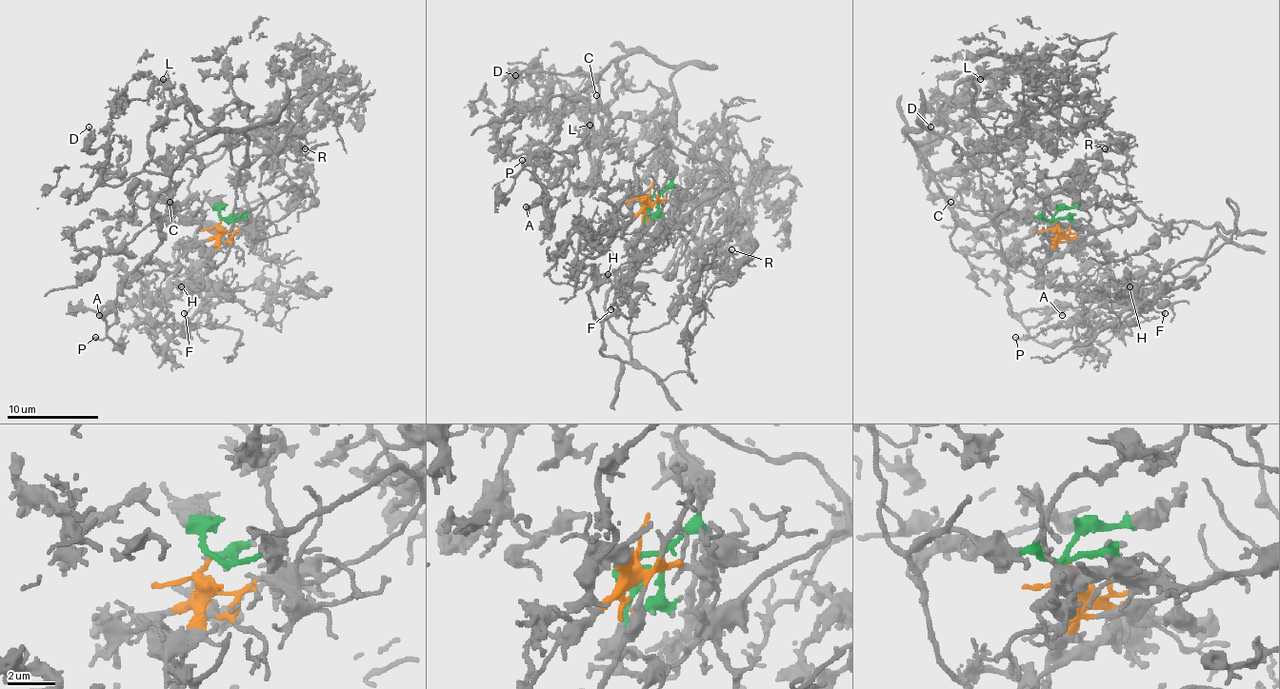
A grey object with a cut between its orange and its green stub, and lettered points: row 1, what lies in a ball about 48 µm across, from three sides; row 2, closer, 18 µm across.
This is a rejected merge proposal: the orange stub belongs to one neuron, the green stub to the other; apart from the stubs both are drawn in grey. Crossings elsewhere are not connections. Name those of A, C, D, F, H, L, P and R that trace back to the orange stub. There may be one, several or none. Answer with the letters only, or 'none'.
F, H, R

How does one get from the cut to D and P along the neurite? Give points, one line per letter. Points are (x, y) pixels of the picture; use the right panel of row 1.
D: (1053, 220), (1003, 208), (990, 218), (978, 167), (950, 140), (910, 131), (928, 186), (930, 127)
P: (1053, 220), (990, 218), (978, 167), (950, 140), (908, 133), (949, 208), (1001, 256), (1029, 336), (1014, 336)

